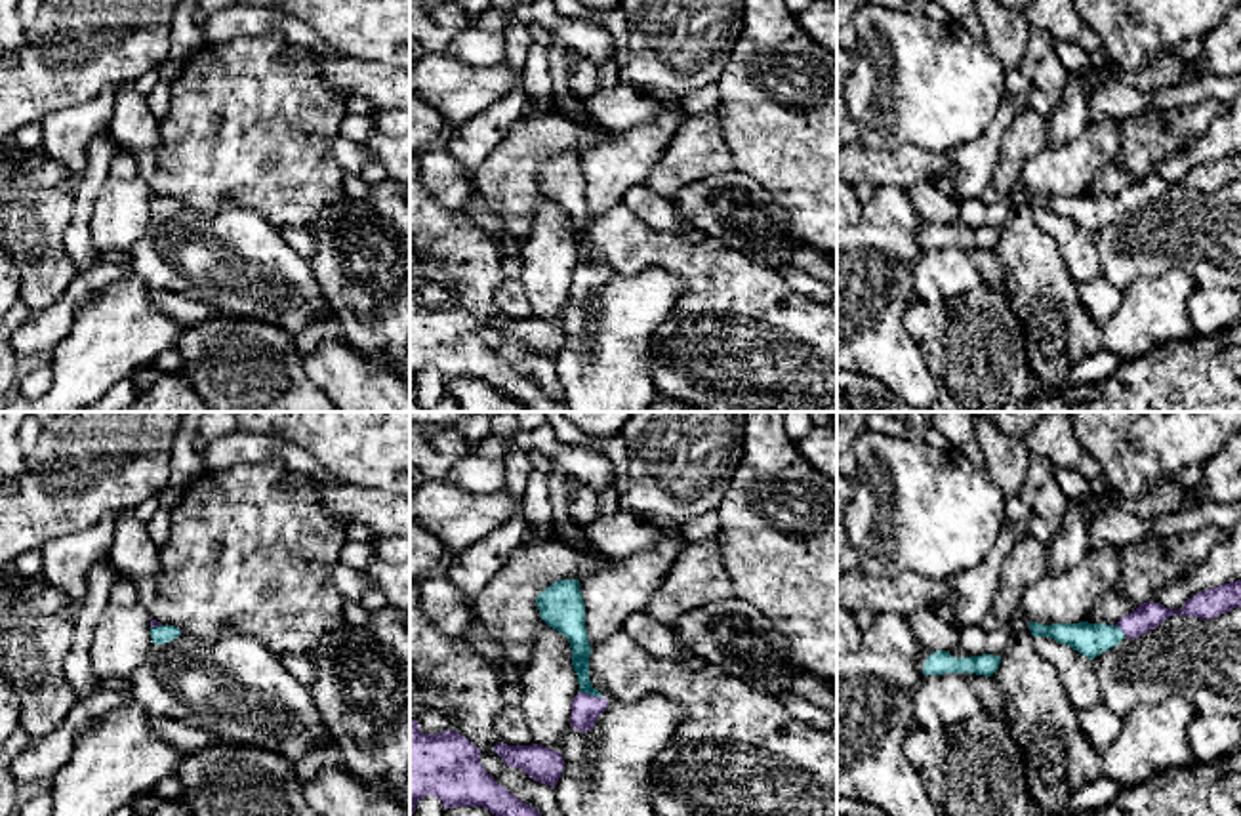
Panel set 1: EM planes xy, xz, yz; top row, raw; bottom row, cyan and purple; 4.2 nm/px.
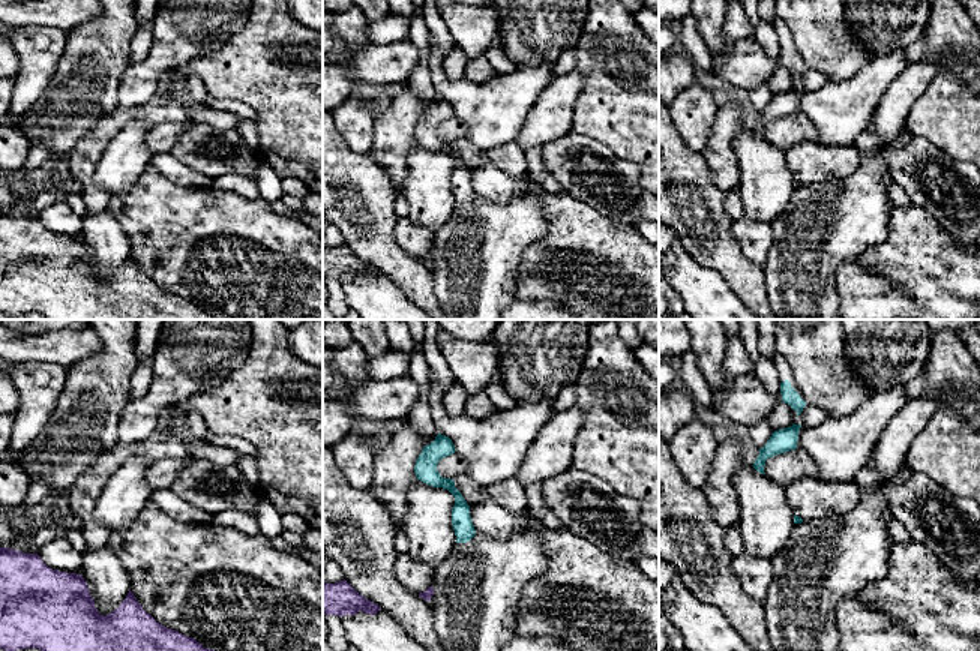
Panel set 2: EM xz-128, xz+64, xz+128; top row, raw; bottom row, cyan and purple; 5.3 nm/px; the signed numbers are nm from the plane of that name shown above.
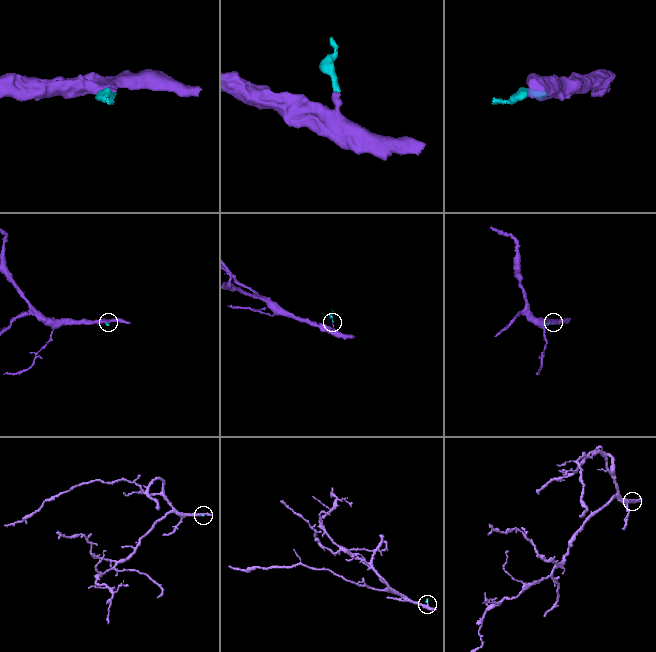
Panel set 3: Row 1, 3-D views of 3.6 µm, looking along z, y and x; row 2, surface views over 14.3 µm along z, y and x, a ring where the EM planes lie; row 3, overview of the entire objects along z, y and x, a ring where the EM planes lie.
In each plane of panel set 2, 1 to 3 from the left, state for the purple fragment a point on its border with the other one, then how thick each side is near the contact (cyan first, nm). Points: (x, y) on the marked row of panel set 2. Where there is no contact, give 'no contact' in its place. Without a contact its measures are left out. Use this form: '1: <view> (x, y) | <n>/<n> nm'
1: no contact
2: no contact
3: no contact

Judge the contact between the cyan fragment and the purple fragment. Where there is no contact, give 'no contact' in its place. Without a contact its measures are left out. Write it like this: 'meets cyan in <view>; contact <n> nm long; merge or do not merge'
meets cyan in xz; contact 100 nm long; merge

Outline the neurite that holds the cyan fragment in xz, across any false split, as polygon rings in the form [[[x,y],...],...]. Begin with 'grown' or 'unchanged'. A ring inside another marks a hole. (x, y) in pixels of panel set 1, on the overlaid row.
grown; [[[559,580],[536,599],[541,620],[562,633],[572,648],[572,665],[578,675],[580,692],[572,702],[572,728],[587,732],[604,713],[608,700],[589,681],[589,639],[585,629],[585,604],[580,580]]]

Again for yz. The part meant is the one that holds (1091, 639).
grown; [[[1241,580],[1195,593],[1180,610],[1165,608],[1159,602],[1142,602],[1130,614],[1119,618],[1115,625],[1088,622],[1043,625],[1031,622],[1029,631],[1033,637],[1050,637],[1094,660],[1125,637],[1138,639],[1174,614],[1210,620],[1237,606],[1241,606]]]

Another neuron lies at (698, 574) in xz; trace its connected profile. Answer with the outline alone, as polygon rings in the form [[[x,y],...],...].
[[[707,538],[688,543],[661,585],[648,597],[646,614],[658,623],[673,625],[686,610],[721,601],[734,593],[724,570],[719,540]]]

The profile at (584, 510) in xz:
[[[580,484],[576,490],[576,500],[568,513],[568,520],[583,530],[599,517],[599,507],[600,507],[600,492]]]

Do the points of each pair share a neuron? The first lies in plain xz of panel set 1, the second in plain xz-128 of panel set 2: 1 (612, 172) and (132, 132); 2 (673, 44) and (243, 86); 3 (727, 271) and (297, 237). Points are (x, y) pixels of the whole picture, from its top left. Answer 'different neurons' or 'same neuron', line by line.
1: same neuron
2: different neurons
3: same neuron

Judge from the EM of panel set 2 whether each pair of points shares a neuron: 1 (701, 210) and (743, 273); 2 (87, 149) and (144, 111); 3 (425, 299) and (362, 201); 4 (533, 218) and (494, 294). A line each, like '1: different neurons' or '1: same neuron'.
1: same neuron
2: same neuron
3: same neuron
4: same neuron

